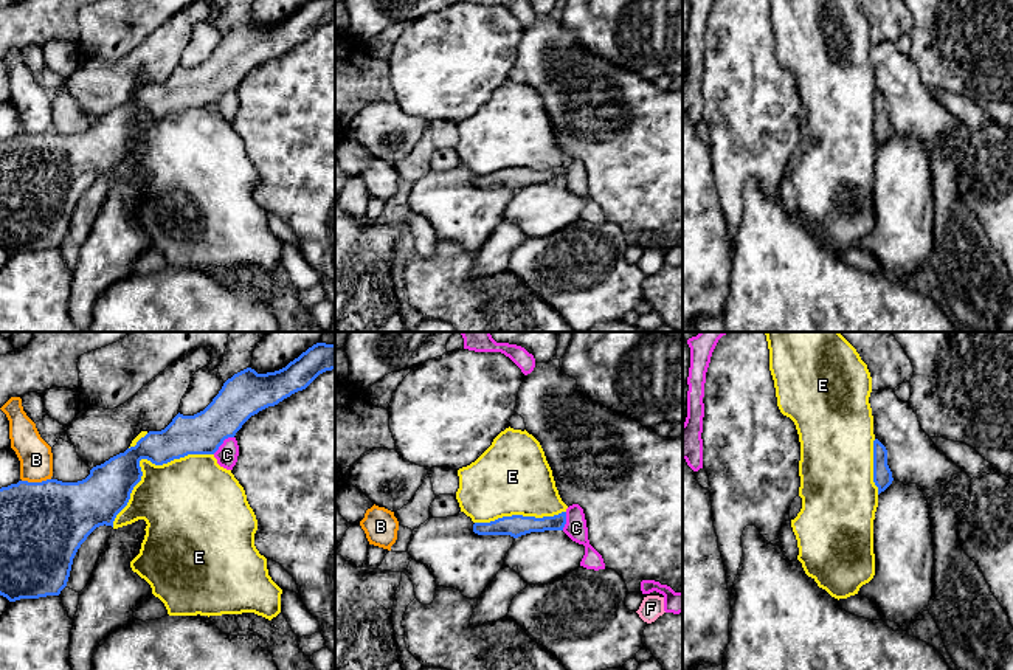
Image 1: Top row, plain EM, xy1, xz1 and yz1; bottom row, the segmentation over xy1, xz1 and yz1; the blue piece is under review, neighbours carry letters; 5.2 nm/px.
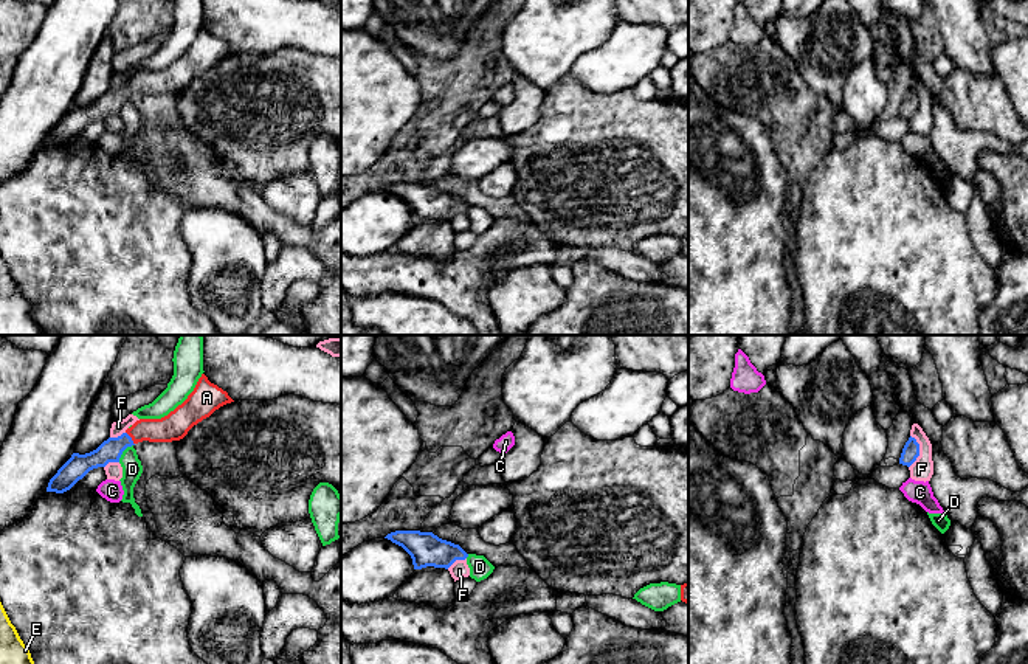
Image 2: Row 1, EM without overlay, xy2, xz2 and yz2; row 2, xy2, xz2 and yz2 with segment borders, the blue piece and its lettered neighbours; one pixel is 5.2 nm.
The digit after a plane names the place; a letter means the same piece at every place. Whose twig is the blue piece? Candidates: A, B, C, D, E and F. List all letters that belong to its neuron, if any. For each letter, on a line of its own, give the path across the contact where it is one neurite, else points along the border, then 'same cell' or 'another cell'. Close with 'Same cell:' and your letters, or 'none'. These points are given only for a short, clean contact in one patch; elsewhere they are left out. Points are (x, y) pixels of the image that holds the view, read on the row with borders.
A: way xy2 (110, 450), (131, 438), (175, 425); same cell
B: another cell
C: border xy1 (233, 436), (228, 436), (213, 453); another cell
D: border xy2 (132, 444), (118, 461); another cell
E: another cell
F: border yz2 (910, 435), (918, 444), (918, 456), (909, 467); another cell
Same cell: A

